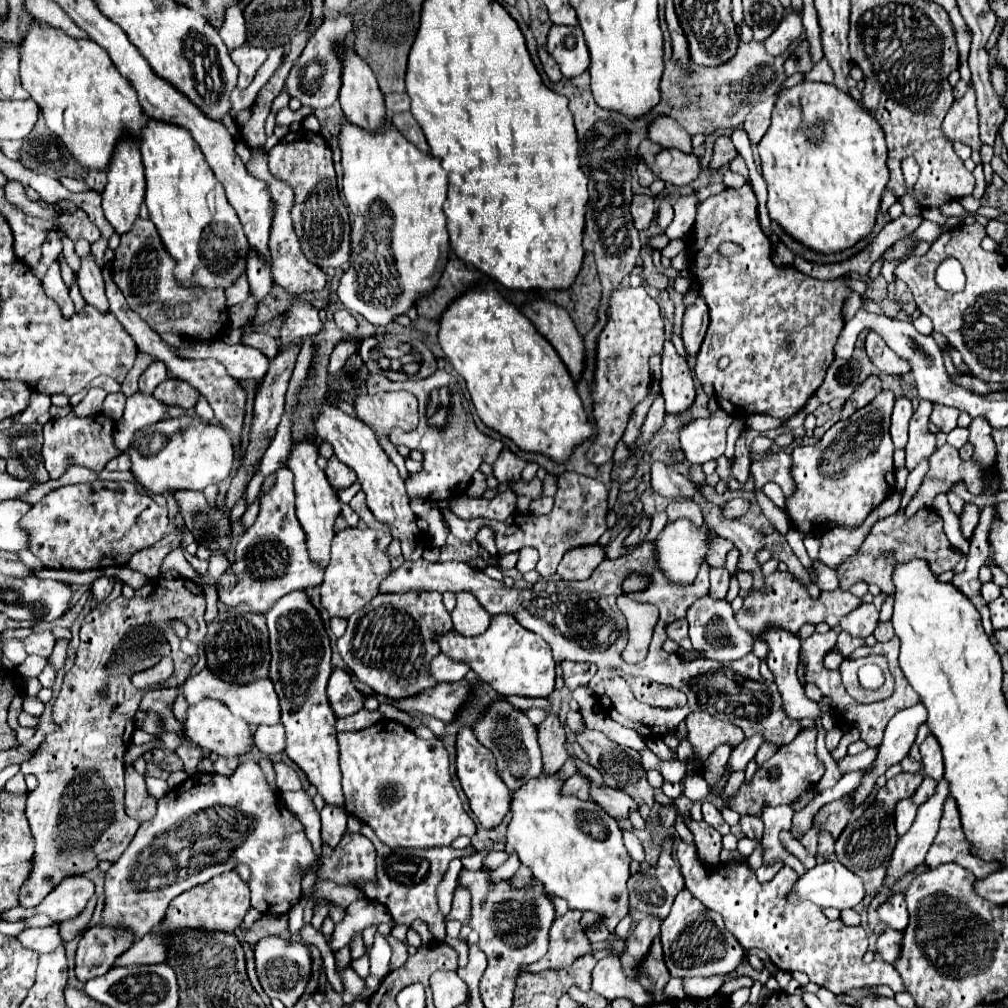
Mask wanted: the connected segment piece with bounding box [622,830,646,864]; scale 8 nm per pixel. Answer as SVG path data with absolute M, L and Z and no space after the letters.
M622 830L624 845L629 853L629 855L637 860L640 864L645 863L645 852L644 848L637 838L637 836L632 831Z

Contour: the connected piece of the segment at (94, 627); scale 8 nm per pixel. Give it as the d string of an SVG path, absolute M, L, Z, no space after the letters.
M156 577L148 579L144 587L140 587L134 597L120 595L108 605L98 605L92 609L80 629L80 647L76 665L64 677L62 691L54 701L52 719L58 729L46 735L40 745L40 753L36 753L30 761L22 763L22 771L28 775L36 775L38 787L28 793L26 817L30 821L32 837L36 841L36 855L32 861L32 871L26 883L20 889L20 905L32 907L38 905L64 877L84 875L98 867L100 861L116 863L122 851L134 839L140 823L130 819L124 811L124 753L132 743L132 733L136 729L134 713L140 705L140 699L146 689L138 689L132 685L132 677L148 667L160 663L164 655L172 657L174 673L162 681L162 687L178 687L186 681L192 671L192 659L180 651L180 637L172 631L170 621L180 619L188 627L190 641L204 641L206 635L206 599L204 587L184 579L166 579Z

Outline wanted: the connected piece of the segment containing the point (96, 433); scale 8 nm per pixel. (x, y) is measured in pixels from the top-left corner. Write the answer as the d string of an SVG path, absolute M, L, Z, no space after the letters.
M68 413L66 417L50 419L44 425L44 445L42 445L44 463L50 477L60 479L72 465L82 465L88 467L90 471L102 471L110 459L120 455L118 449L114 447L112 431L114 421L102 413L90 417L76 417L74 413Z

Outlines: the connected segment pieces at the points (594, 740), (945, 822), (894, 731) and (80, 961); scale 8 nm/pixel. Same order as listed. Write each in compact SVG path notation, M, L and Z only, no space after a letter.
M586 727L582 733L576 733L576 740L587 754L589 763L602 763L602 777L604 777L604 783L608 787L612 787L612 789L626 789L630 785L634 785L642 775L646 775L646 771L640 765L640 753L610 741L604 733Z
M948 797L944 803L938 835L926 855L926 867L930 869L944 865L944 863L958 863L960 867L974 873L974 877L978 879L984 879L992 871L1000 869L998 863L986 863L970 853L970 845L964 839L964 831L960 827L958 807L952 797Z
M922 703L908 707L904 711L900 711L886 727L884 733L884 741L878 747L878 757L874 761L874 769L868 771L862 779L862 785L852 793L854 797L854 807L858 807L872 791L872 787L876 785L876 779L880 775L886 773L886 769L894 763L900 763L904 759L904 755L908 755L918 727L927 720L927 710Z
M90 927L78 941L76 951L76 977L86 983L112 969L114 959L128 951L134 935L128 931L114 931L112 927Z

